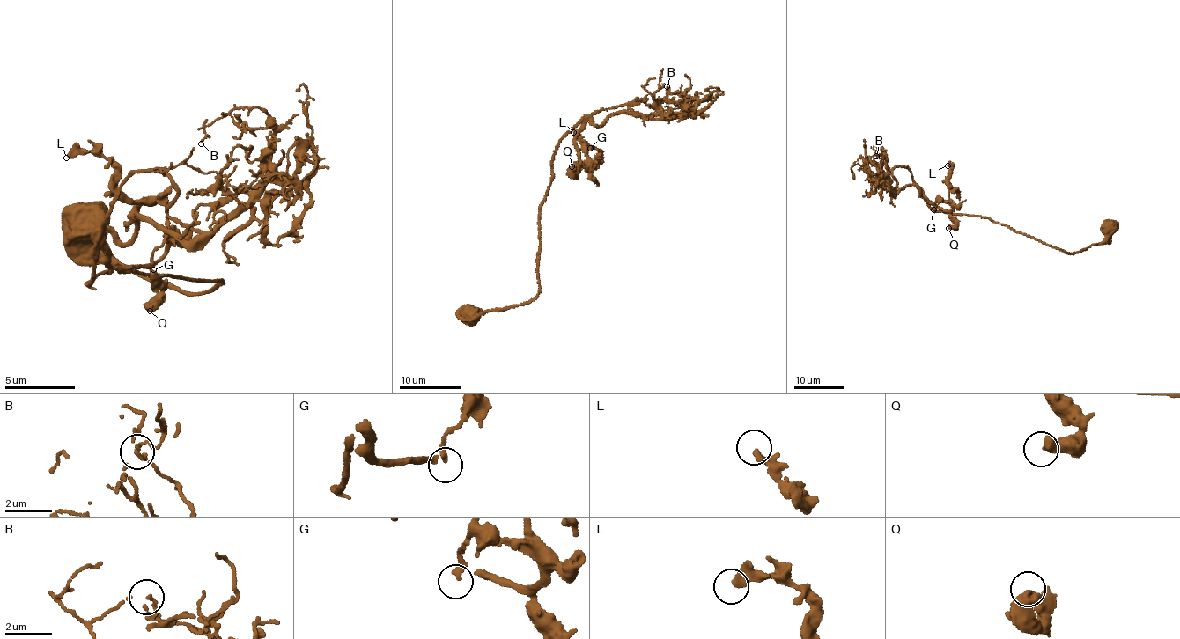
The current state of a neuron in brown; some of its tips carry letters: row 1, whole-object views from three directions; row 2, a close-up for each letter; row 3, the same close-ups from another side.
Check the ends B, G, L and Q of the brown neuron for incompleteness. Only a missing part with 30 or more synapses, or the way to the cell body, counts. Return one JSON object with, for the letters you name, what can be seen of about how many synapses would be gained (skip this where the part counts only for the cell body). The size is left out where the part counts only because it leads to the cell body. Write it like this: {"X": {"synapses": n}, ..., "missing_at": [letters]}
{"missing_at": []}

